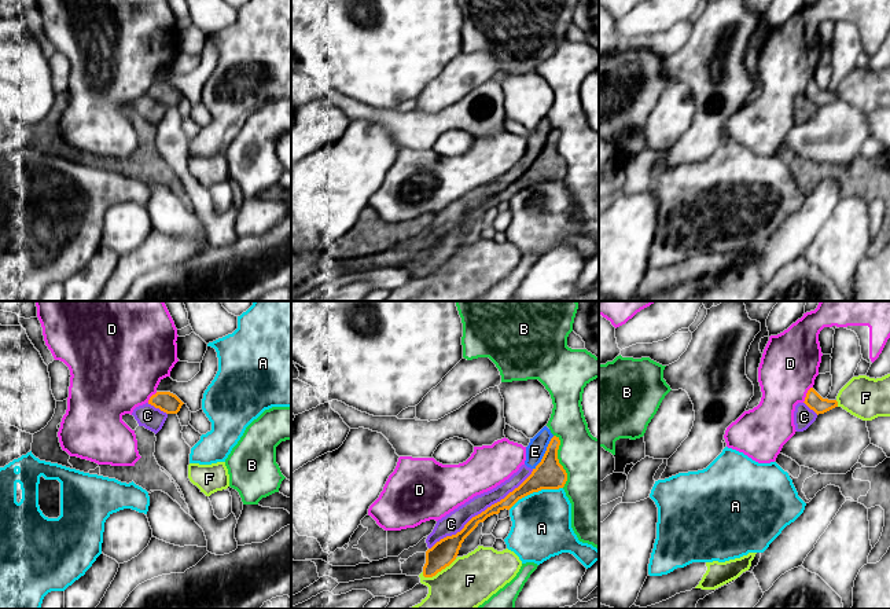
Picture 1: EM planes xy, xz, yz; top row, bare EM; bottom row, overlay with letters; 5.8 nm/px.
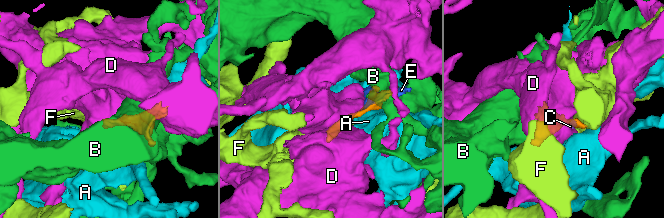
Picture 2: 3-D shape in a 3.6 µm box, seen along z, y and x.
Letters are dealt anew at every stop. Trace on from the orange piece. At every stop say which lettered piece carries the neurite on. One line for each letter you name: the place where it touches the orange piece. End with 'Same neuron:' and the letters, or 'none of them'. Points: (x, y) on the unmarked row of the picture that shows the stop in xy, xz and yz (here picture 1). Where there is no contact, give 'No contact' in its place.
Same neuron: none of them

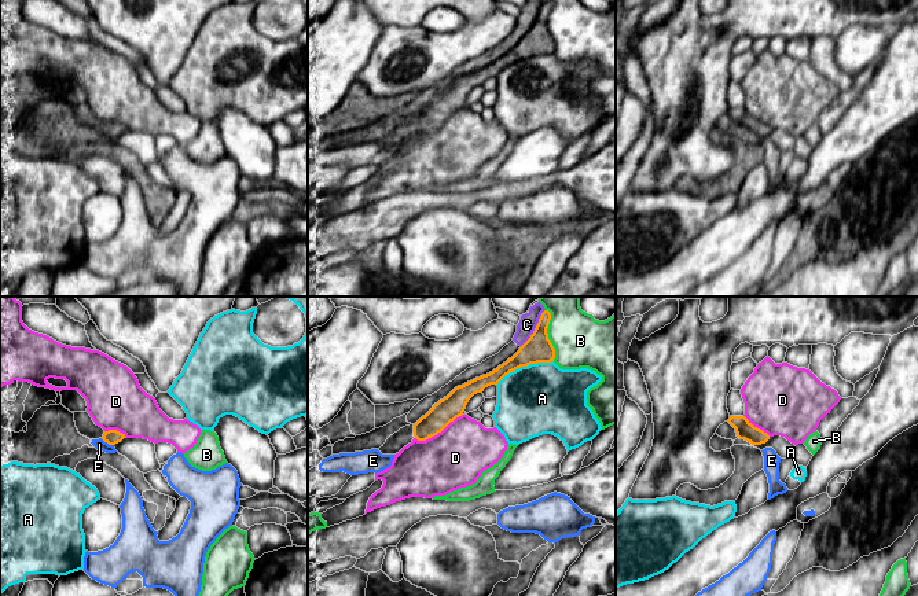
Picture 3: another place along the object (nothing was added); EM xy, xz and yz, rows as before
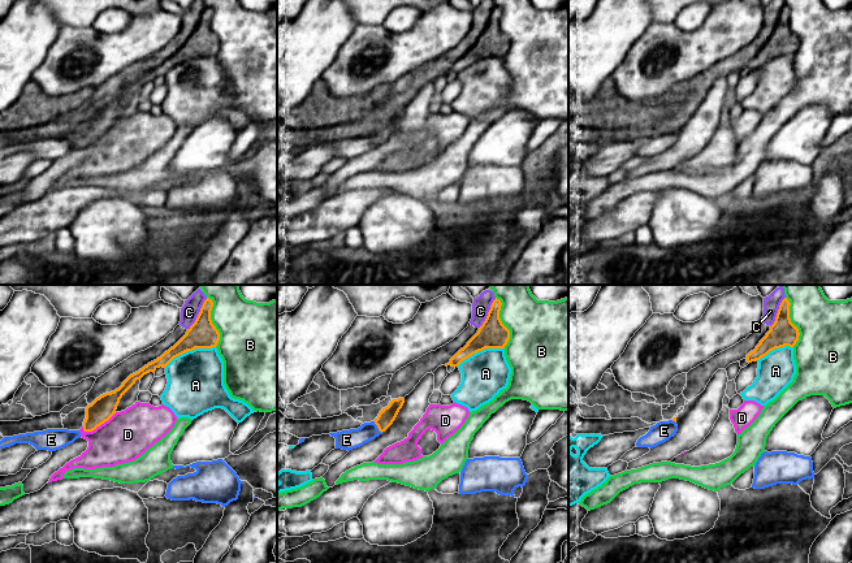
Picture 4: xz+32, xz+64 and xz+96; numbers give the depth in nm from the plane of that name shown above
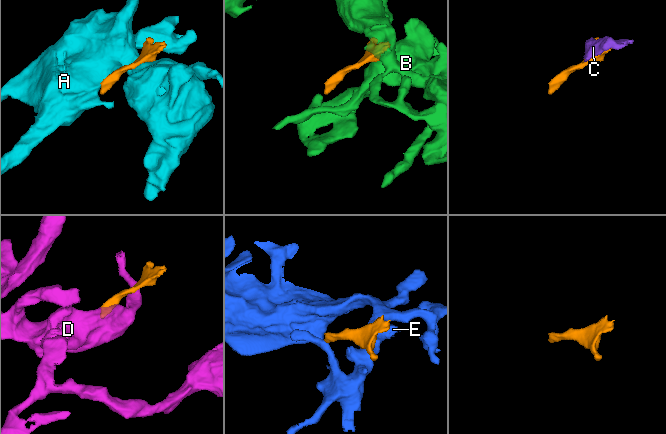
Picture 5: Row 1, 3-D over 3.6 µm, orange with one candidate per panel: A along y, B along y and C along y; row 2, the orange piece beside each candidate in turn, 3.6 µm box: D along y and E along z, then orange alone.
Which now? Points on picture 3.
Same neuron: none of them

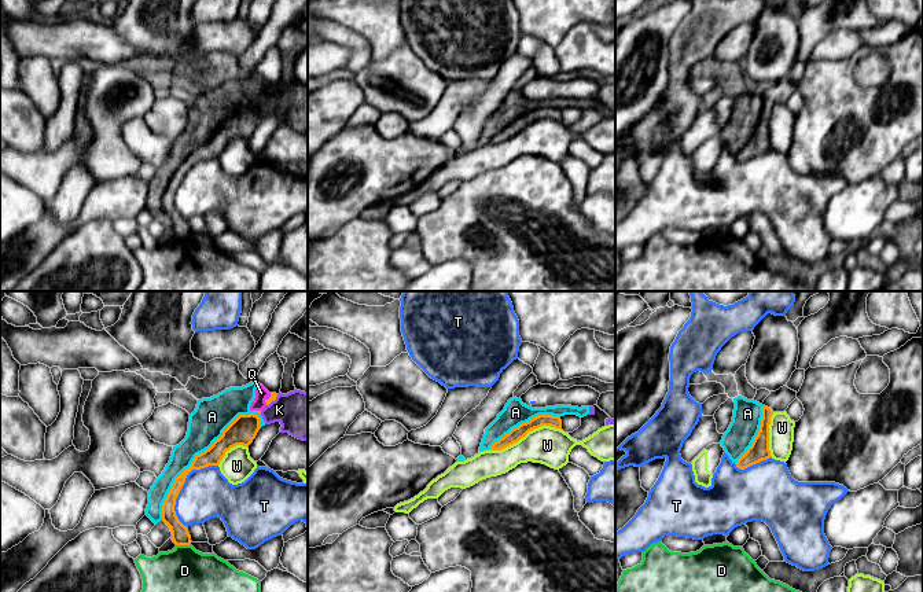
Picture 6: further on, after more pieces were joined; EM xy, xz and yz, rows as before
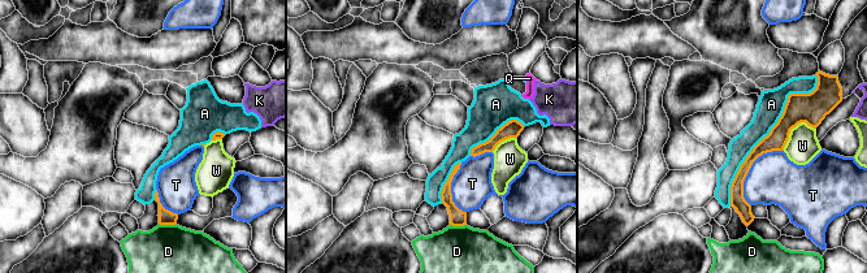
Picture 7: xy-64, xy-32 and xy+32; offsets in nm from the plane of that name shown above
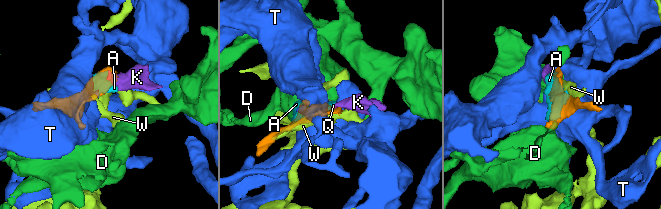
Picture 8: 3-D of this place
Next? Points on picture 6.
Same neuron: none of them

